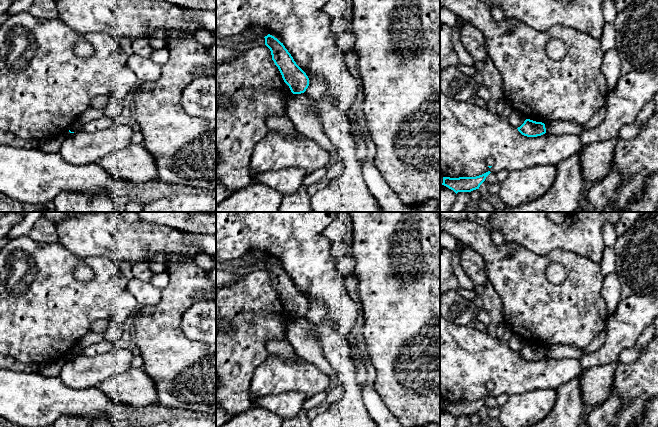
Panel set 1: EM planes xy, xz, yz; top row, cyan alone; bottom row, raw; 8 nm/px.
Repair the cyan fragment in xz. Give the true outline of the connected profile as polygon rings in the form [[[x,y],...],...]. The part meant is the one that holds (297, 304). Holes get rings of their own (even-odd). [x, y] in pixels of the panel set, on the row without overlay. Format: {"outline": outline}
{"outline": [[[270,258],[264,262],[265,269],[271,275],[272,284],[291,316],[293,318],[304,317],[309,310],[309,302],[306,297],[296,288],[283,267]]]}

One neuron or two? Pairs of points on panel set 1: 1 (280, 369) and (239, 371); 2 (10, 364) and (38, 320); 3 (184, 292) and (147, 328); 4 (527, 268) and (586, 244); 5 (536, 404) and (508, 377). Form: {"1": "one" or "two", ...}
{"1": "two", "2": "two", "3": "one", "4": "two", "5": "two"}

